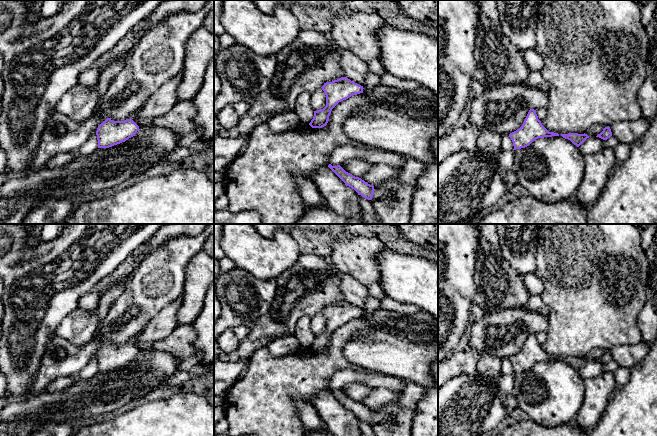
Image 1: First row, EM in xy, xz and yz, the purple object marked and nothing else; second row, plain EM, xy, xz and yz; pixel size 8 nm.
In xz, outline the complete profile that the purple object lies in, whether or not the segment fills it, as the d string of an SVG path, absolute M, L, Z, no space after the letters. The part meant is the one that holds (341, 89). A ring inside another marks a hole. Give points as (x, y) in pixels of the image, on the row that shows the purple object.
M341 77L332 82L326 82L321 87L326 95L326 106L314 111L314 117L309 123L312 128L322 128L327 125L332 109L341 101L353 95L363 93L363 86L351 81L347 77Z

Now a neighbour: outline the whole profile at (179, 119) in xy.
M178 101L165 115L155 119L153 125L172 130L178 136L178 145L195 152L205 150L209 141L202 139L192 120L195 116L195 107L191 101Z

